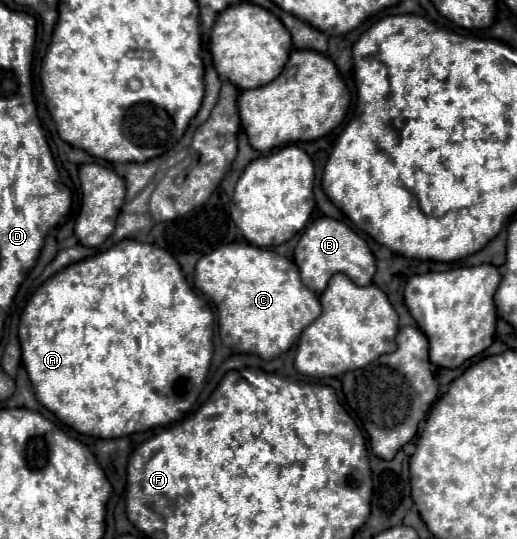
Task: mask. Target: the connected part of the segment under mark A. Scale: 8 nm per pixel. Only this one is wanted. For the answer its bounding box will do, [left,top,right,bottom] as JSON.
[19,239,213,439]

